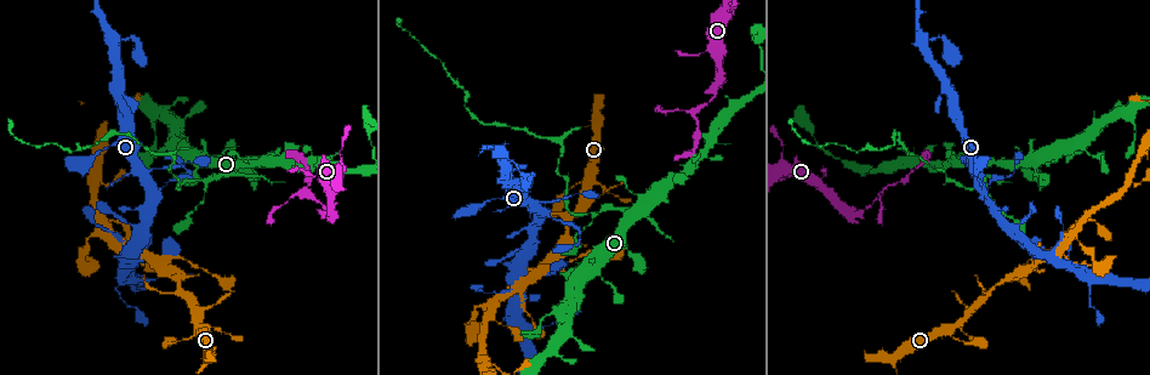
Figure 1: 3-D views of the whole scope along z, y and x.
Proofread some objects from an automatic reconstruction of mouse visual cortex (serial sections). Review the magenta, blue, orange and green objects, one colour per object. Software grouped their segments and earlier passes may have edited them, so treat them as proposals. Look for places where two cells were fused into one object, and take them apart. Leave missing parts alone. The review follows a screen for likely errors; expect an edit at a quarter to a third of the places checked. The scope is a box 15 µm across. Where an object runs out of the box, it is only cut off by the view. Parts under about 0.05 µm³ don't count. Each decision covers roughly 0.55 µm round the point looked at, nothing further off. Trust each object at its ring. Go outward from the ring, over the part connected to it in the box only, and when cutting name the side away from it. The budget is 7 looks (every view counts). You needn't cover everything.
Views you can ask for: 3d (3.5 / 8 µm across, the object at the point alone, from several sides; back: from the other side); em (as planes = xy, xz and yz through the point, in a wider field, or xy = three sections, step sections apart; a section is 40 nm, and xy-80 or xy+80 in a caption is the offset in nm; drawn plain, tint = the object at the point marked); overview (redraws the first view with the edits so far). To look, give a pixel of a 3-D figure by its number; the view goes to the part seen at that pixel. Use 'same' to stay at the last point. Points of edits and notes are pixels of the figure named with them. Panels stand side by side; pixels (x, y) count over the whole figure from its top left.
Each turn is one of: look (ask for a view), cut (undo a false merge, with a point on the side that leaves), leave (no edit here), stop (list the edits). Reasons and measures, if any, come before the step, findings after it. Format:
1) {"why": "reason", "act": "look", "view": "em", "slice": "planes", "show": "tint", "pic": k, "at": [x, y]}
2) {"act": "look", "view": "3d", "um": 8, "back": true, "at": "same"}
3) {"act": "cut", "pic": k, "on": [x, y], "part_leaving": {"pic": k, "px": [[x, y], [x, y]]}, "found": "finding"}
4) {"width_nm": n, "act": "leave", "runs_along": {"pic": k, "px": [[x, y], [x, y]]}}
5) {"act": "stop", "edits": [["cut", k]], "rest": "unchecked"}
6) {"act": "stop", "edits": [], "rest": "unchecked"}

{"why": "a fork", "act": "look", "view": "3d", "um": 8, "pic": 1, "at": [668, 181]}

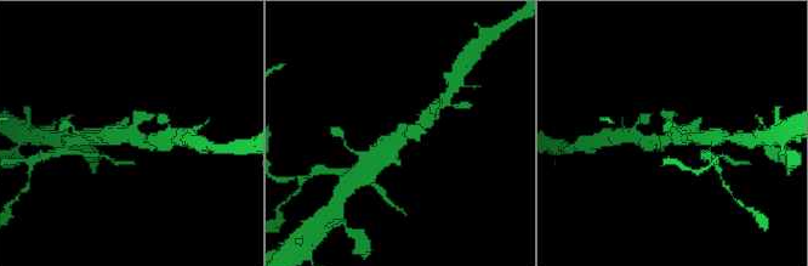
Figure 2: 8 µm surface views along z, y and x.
{"why": "closer look", "act": "look", "view": "3d", "um": 3.5, "pic": 2, "at": [130, 133]}

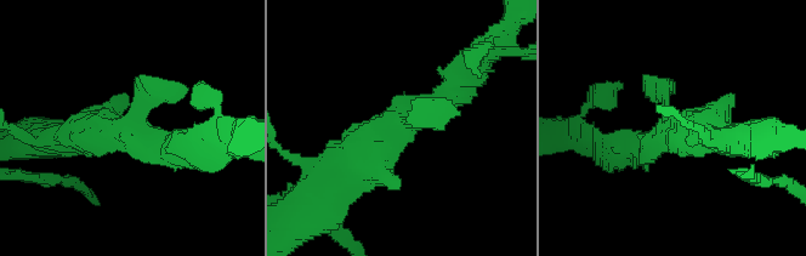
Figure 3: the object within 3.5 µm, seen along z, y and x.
{"act": "look", "view": "em", "slice": "xy", "step": 1, "show": "tint", "pic": 3, "at": [402, 126]}

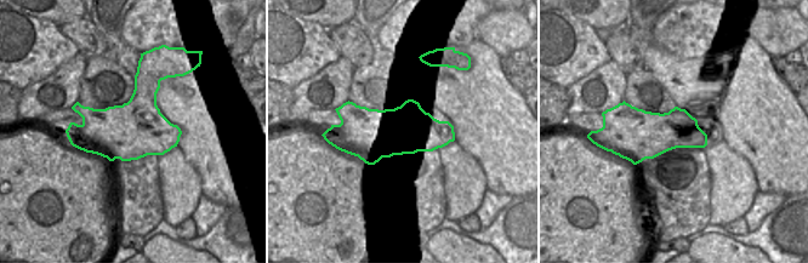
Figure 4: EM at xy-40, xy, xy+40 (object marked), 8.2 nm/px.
{"act": "leave", "runs_along": {"pic": 3, "px": [[347, 182], [459, 77]]}, "found": "all the same cell"}

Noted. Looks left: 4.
{"why": "abrupt turn", "act": "look", "view": "3d", "um": 3.5, "pic": 1, "at": [622, 212]}

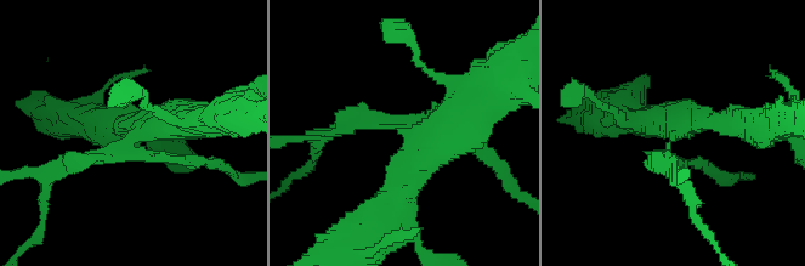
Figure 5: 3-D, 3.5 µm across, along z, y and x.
{"act": "look", "view": "em", "slice": "xy", "step": 5, "show": "tint", "pic": 5, "at": [390, 129]}

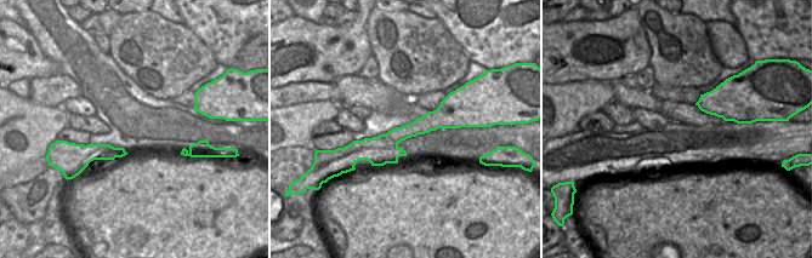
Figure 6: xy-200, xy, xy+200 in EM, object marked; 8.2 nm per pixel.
{"act": "cut", "pic": 5, "on": [358, 114], "part_leaving": {"pic": 5, "px": [[391, 129], [347, 123], [302, 139]]}, "found": "a second cell is stuck on"}

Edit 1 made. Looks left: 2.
{"act": "stop", "edits": [["cut", 5]], "rest": "unchecked"}

